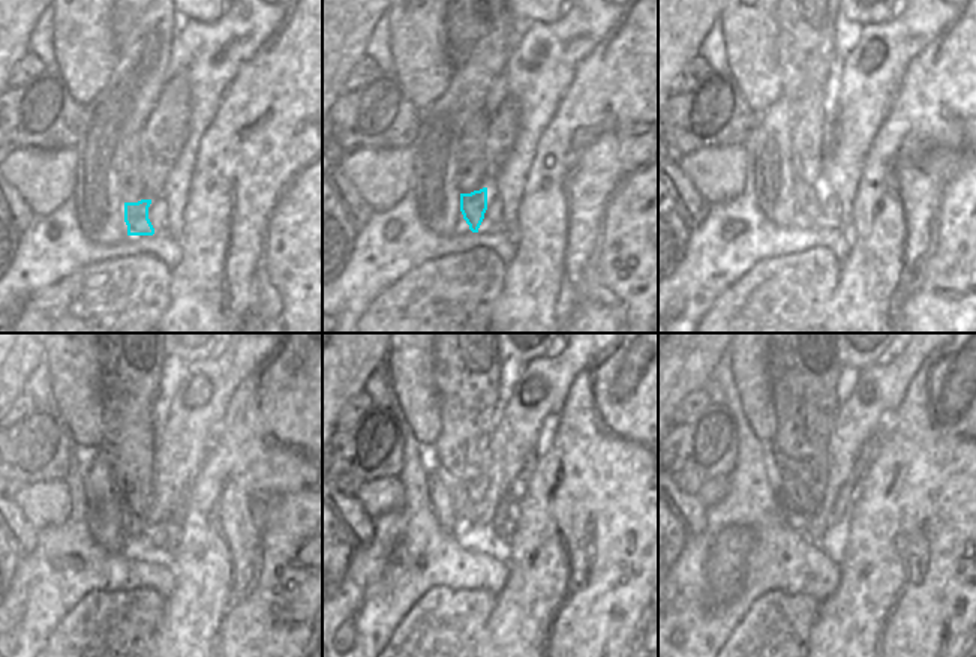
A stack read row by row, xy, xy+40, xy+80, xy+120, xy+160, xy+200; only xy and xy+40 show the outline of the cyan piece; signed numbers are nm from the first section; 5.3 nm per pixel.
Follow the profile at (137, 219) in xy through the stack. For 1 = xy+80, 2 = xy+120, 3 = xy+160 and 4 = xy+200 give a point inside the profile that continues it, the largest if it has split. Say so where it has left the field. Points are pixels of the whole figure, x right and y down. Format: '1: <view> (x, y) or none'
1: xy+80 (808, 197)
2: xy+120 (134, 527)
3: xy+160 (465, 509)
4: xy+200 (795, 497)

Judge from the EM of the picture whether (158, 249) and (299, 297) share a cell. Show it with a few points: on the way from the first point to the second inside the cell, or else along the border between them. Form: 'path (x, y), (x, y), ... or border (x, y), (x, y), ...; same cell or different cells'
border (179, 240), (180, 260), (170, 270); different cells

